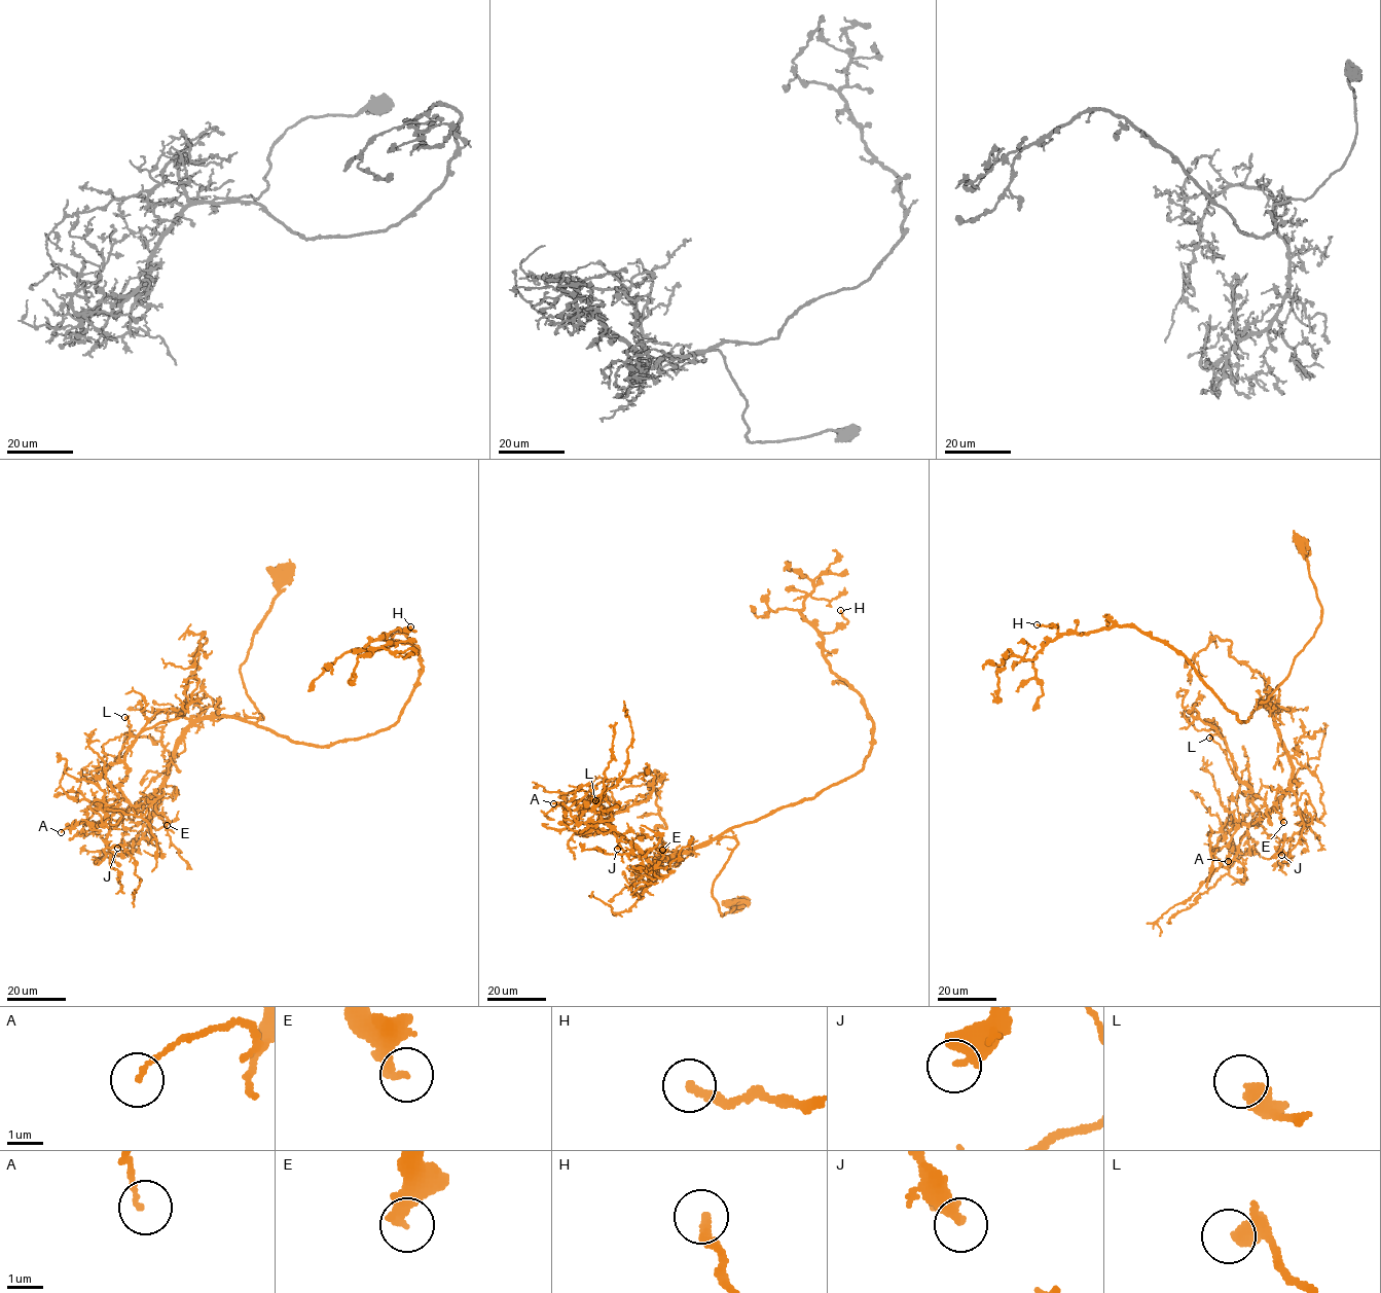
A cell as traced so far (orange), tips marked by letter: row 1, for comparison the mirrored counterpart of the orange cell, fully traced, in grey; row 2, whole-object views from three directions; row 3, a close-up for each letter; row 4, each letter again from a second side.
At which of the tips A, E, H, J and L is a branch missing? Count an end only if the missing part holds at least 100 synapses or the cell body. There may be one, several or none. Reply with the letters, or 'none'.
none

